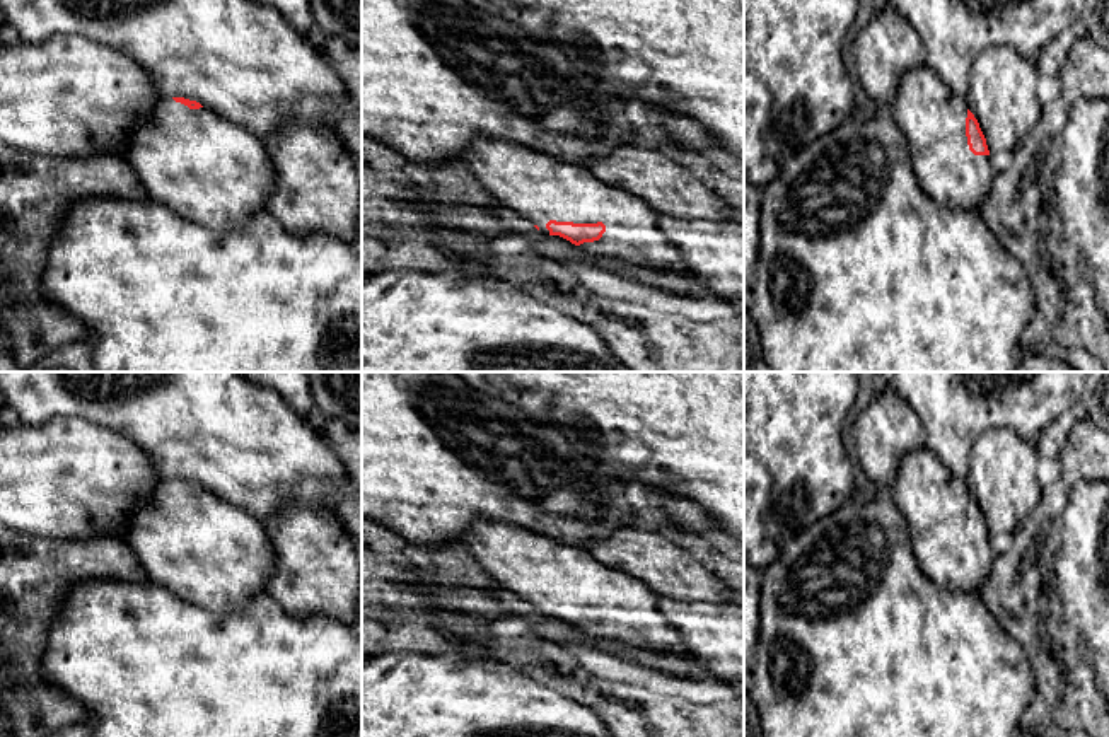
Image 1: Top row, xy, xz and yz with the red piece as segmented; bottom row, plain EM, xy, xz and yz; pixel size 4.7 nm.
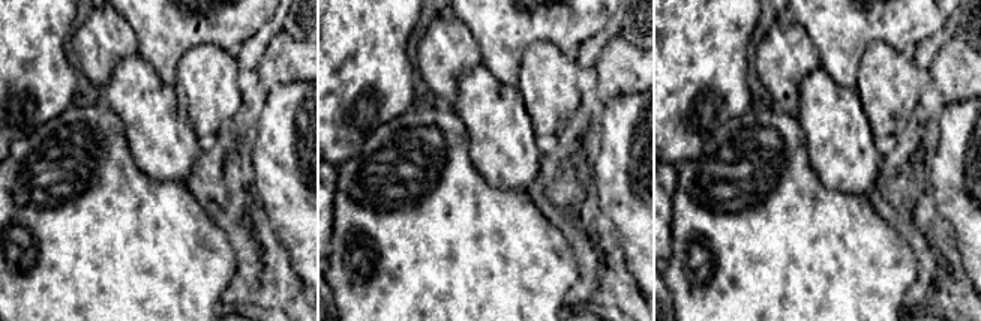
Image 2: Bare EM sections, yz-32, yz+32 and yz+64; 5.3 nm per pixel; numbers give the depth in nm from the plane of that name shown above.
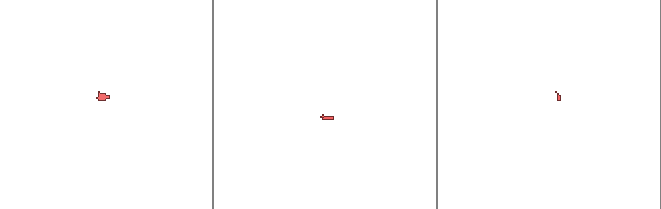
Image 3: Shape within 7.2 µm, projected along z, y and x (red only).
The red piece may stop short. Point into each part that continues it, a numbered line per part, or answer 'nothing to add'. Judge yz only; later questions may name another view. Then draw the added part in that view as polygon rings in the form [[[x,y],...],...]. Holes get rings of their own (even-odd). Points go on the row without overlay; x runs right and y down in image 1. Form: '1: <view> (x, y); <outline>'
1: yz (932, 500); [[[930,449],[901,457],[894,483],[884,491],[901,510],[911,529],[918,566],[945,590],[978,592],[996,561],[990,537],[974,537],[966,519],[967,486],[954,478]]]

